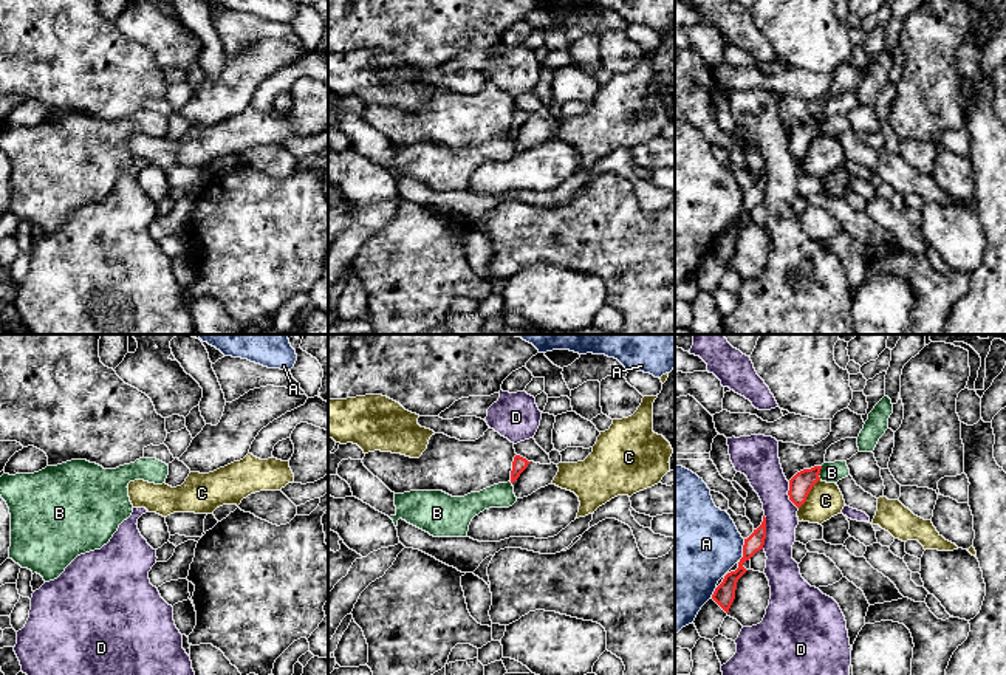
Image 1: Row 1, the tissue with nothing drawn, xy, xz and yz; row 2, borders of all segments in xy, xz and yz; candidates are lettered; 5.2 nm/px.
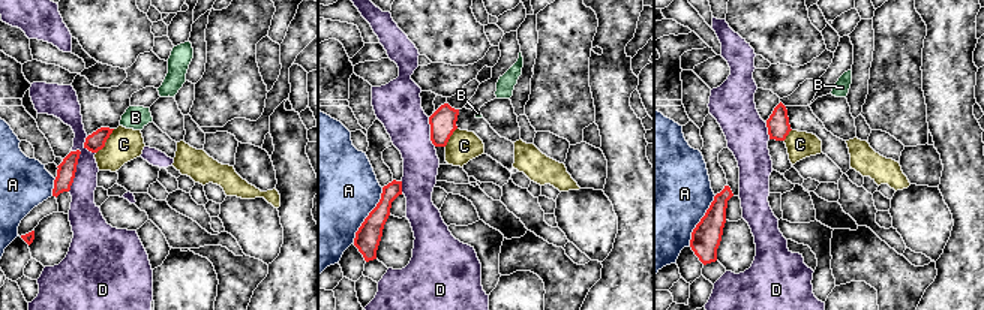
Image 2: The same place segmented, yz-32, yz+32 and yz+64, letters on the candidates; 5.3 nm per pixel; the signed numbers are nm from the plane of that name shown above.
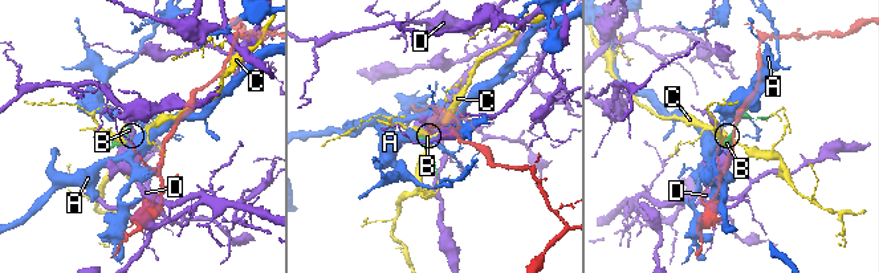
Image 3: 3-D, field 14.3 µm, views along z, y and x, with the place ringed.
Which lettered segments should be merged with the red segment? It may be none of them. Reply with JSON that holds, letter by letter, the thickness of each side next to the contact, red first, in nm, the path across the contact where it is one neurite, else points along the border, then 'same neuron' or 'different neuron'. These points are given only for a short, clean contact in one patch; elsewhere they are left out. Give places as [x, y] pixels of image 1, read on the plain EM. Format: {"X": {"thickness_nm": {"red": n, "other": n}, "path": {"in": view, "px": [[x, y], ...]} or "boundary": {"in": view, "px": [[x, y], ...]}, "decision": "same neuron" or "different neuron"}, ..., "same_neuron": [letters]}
{"A": {"thickness_nm": {"red": 110, "other": 420}, "decision": "different neuron"}, "B": {"thickness_nm": {"red": 120, "other": 110}, "boundary": {"in": "yz", "px": [[822, 119], [819, 132]]}, "decision": "different neuron"}, "C": {"thickness_nm": {"red": 120, "other": 190}, "decision": "different neuron"}, "D": {"thickness_nm": {"red": 90, "other": 170}, "decision": "different neuron"}, "same_neuron": []}

